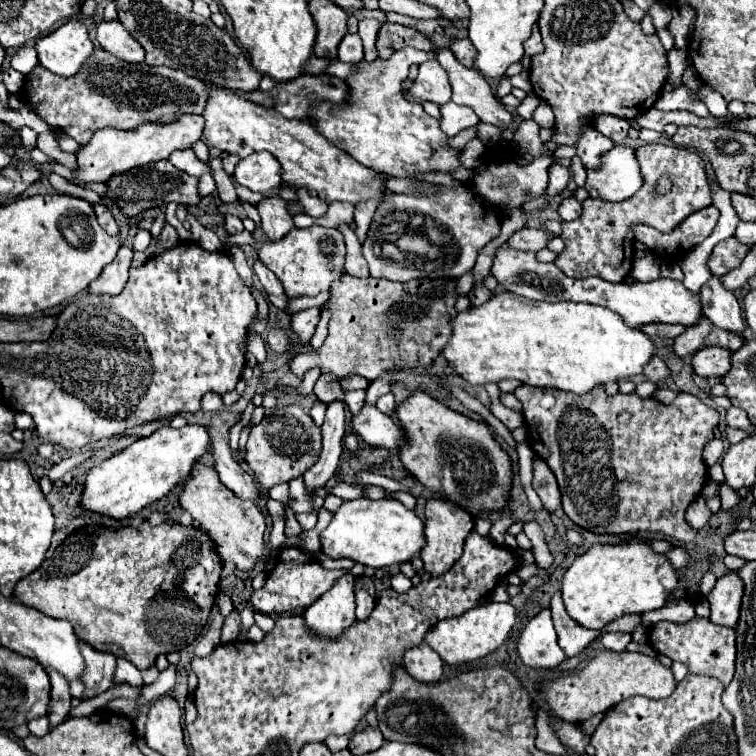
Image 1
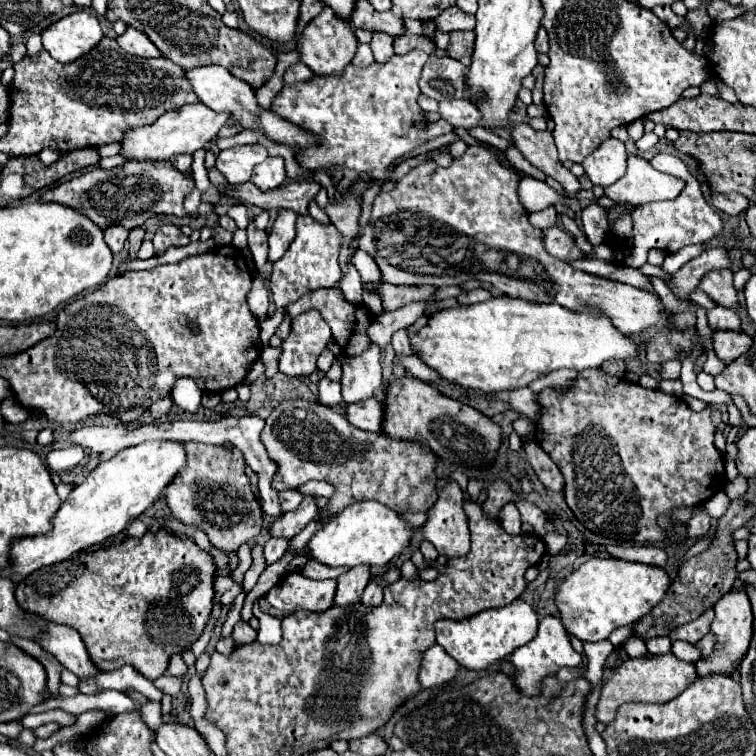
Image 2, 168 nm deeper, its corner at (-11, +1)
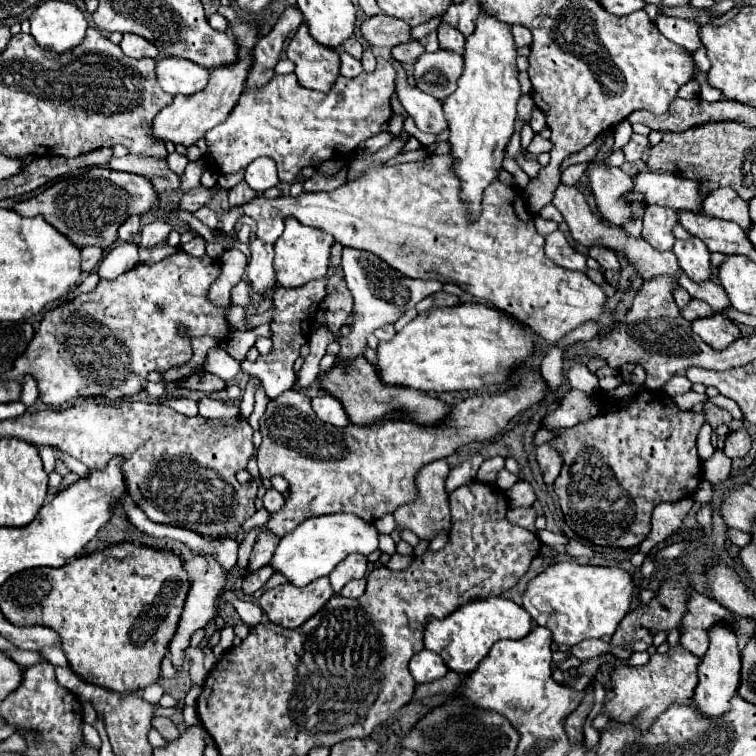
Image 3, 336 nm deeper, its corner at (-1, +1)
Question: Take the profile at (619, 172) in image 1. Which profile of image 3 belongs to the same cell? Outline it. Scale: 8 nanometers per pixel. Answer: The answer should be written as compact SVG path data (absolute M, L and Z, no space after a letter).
M656 171L636 173L634 193L642 193L646 205L660 205L686 211L698 211L704 201L698 181Z

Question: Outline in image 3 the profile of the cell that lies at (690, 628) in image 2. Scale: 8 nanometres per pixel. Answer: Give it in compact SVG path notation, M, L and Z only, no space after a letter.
M692 593L690 595L690 601L688 601L688 613L686 617L682 619L682 627L686 629L694 629L694 627L700 627L700 629L710 629L710 625L720 619L720 621L726 621L726 623L734 623L730 611L726 611L720 603L700 595L700 593Z

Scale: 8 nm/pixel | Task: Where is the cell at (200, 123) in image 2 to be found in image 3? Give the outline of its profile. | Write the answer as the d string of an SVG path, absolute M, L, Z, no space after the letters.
M218 7L218 13L224 15L230 25L232 25L232 31L234 31L234 37L238 39L238 45L240 45L240 51L238 51L238 61L234 65L228 65L228 67L218 67L218 69L212 69L210 71L210 83L204 91L196 93L196 95L176 95L172 105L168 105L162 113L156 115L154 123L152 123L152 135L154 139L158 141L172 141L174 145L184 145L184 147L190 147L190 145L196 145L200 139L204 139L206 131L210 131L212 127L216 127L218 123L224 123L226 117L230 115L230 111L234 109L234 105L238 103L240 99L240 93L244 89L244 81L246 81L246 75L248 75L248 69L252 65L252 47L256 45L256 27L242 21L240 17L236 17L234 9L230 7Z

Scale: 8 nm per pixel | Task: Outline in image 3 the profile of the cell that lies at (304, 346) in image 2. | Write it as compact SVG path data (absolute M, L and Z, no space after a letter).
M326 277L318 279L318 281L310 281L304 287L294 287L294 289L284 289L278 287L274 293L274 323L270 325L272 333L272 351L268 355L260 355L256 361L242 361L242 371L248 375L256 375L262 381L262 387L268 395L268 399L276 399L280 393L288 391L294 381L296 381L296 371L294 371L294 361L300 357L300 347L308 343L308 335L312 331L312 323L314 323L314 315L320 307L320 301L324 299L326 291Z

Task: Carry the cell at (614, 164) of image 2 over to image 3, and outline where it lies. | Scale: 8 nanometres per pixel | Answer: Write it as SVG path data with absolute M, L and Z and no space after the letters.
M602 161L588 163L586 175L602 215L614 225L624 225L632 217L632 209L630 203L620 203L618 199L620 195L632 191L632 179L620 167L610 167Z

